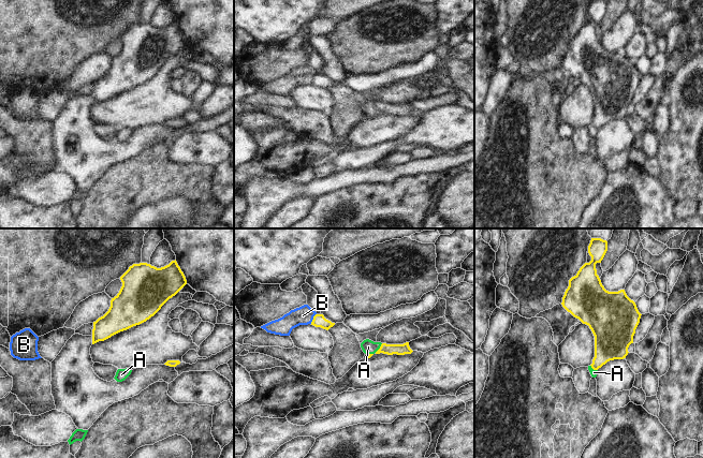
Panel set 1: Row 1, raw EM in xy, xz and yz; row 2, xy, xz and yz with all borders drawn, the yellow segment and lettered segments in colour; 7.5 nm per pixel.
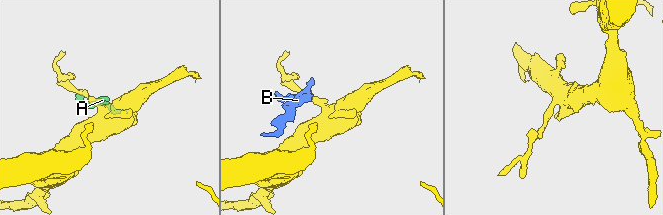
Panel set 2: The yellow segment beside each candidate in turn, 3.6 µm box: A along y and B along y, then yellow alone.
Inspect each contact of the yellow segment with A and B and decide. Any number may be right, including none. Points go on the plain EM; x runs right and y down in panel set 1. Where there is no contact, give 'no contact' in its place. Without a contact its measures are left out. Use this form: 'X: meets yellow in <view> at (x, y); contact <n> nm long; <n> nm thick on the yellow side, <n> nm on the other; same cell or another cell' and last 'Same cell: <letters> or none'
A: meets yellow in xz at (380, 107); contact 90 nm long; 80 nm thick on the yellow side, 110 nm on the other; same cell
B: meets yellow in xz at (313, 78); contact 90 nm long; 100 nm thick on the yellow side, 140 nm on the other; another cell
Same cell: A

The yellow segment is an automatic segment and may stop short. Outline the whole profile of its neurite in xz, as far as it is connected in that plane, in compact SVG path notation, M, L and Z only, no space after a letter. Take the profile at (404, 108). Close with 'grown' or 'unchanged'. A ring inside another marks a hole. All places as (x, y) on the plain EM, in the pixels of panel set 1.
M366 99L361 103L361 107L368 118L370 118L375 113L383 113L387 115L405 115L411 114L413 112L409 106L409 102L406 102L404 104L386 104L381 102L374 102L369 99Z; grown

